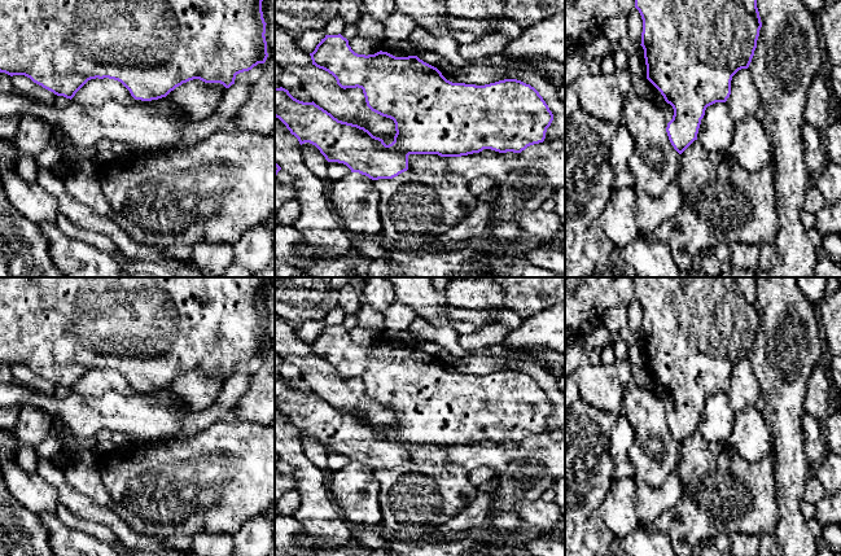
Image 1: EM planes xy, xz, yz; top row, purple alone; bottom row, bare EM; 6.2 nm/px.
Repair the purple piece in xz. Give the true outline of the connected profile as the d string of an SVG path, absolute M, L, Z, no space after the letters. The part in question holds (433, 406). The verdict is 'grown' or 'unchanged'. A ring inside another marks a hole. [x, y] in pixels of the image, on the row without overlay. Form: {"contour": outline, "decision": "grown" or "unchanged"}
{"contour": "M341 324L325 325L310 343L312 355L332 364L337 375L362 378L367 397L395 413L394 432L389 435L358 415L338 411L312 393L294 389L288 380L275 378L275 407L299 434L315 435L328 452L346 455L372 470L393 469L408 460L409 445L461 447L491 439L499 443L521 443L543 433L553 404L539 382L517 369L476 376L452 373L417 346L395 347L387 342L358 345Z", "decision": "unchanged"}

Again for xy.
{"contour": "M0 277L0 363L5 363L10 367L25 365L30 368L34 373L41 376L43 378L53 382L57 386L63 386L66 389L73 389L75 384L91 369L114 369L121 372L131 384L135 390L152 391L166 388L176 377L181 376L193 369L200 369L205 373L220 373L225 378L235 375L236 365L244 362L251 360L258 354L264 354L267 343L266 332L266 312L262 302L262 292L264 285L272 277Z", "decision": "unchanged"}

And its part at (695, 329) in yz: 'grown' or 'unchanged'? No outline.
unchanged

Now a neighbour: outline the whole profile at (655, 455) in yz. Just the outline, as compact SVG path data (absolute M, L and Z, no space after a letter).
M625 388L622 415L635 433L628 456L635 468L634 480L660 487L679 467L680 445L671 435L662 398L645 388Z

